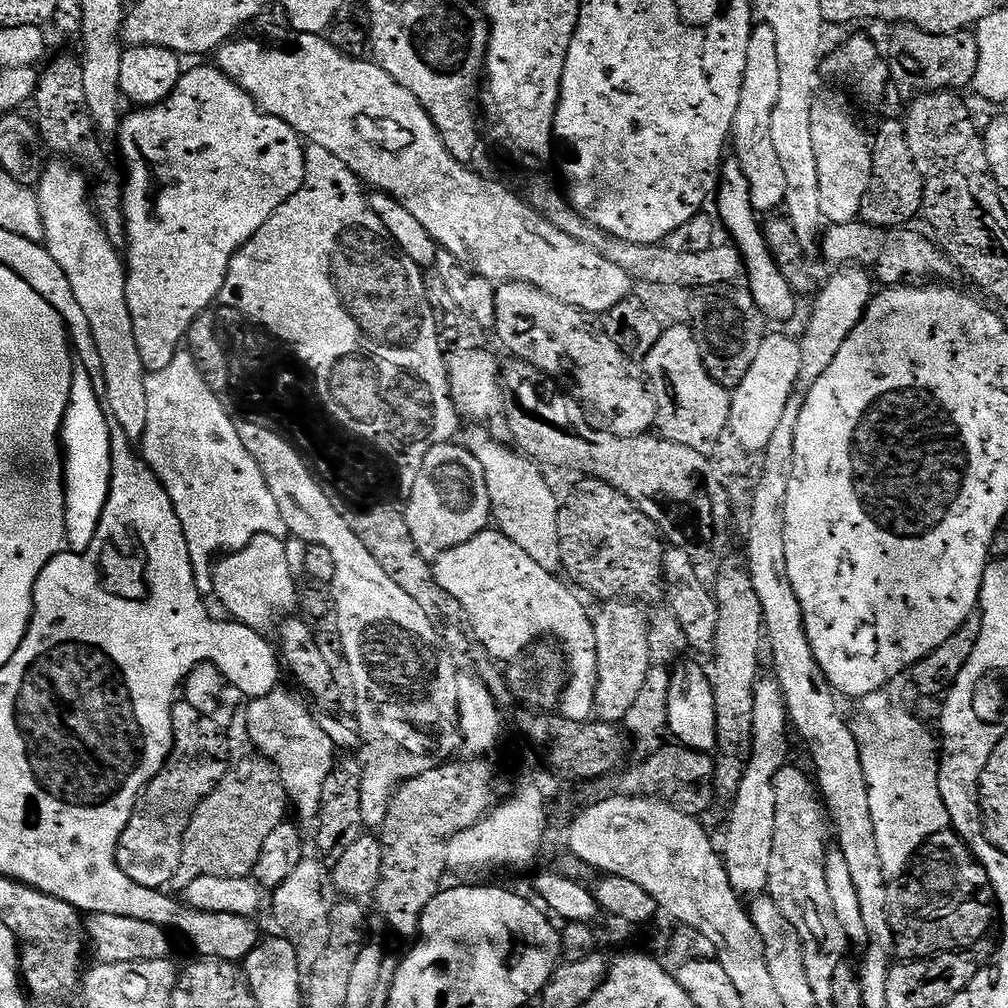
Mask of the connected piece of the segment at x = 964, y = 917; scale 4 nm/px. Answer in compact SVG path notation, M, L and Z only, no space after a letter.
M951 830L934 834L916 851L908 871L889 887L888 897L892 947L900 962L975 948L998 916L996 893L986 870Z

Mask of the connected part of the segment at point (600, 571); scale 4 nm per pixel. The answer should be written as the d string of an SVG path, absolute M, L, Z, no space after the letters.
M584 478L581 484L568 496L568 501L563 501L558 522L560 535L560 562L563 571L568 571L582 587L596 596L601 596L601 601L626 600L629 602L645 602L663 597L666 592L664 578L665 541L661 533L646 514L626 494L614 490L601 480Z

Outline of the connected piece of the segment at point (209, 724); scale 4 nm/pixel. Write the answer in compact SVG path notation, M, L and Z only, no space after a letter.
M181 699L172 706L172 749L156 777L144 787L137 800L130 822L126 822L126 830L118 838L116 847L116 861L118 866L138 886L146 886L157 890L164 890L171 885L174 874L182 858L182 842L186 830L190 826L190 818L194 810L216 788L216 784L228 773L230 763L230 744L220 729L219 719L202 714L202 710L194 710L190 702Z

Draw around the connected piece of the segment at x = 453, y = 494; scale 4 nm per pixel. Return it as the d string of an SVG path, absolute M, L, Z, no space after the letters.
M460 442L439 444L426 454L414 482L414 490L406 493L408 508L403 509L404 521L410 526L414 546L430 562L462 542L470 542L485 531L492 520L490 494L486 490L486 474L478 458Z

